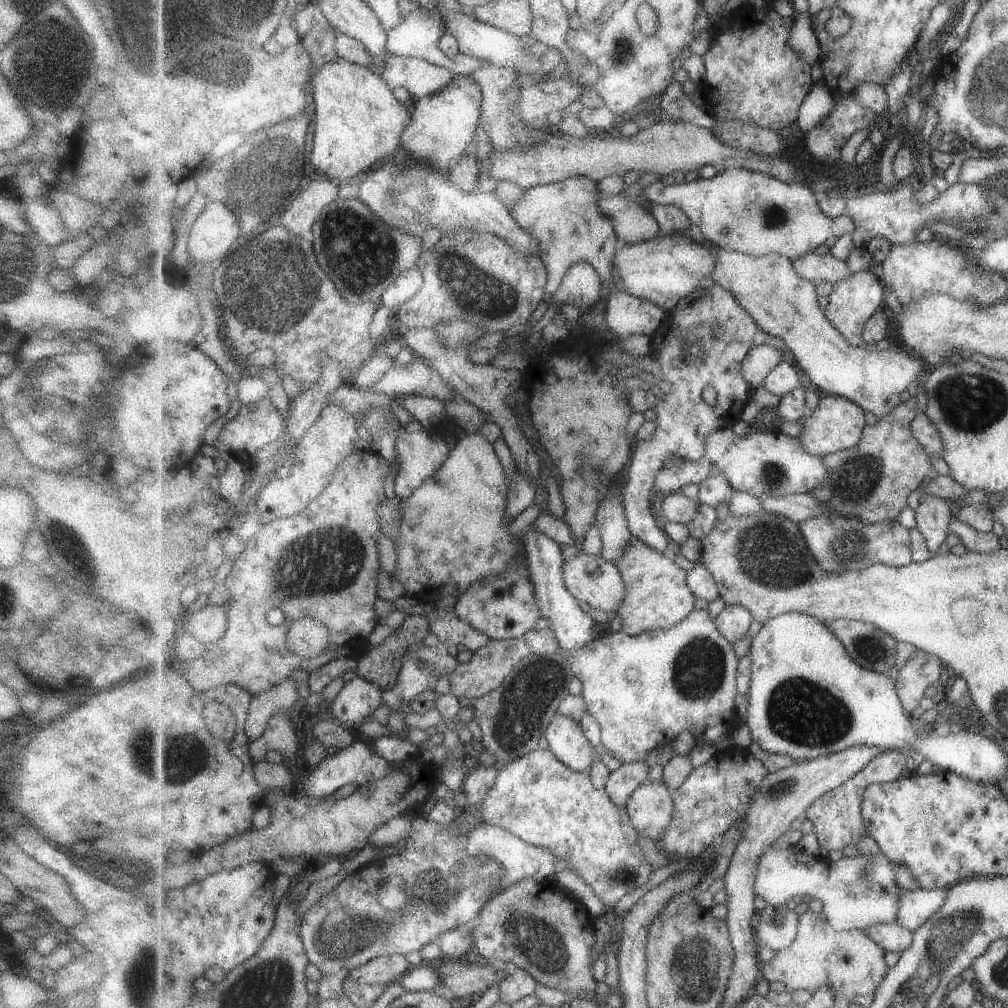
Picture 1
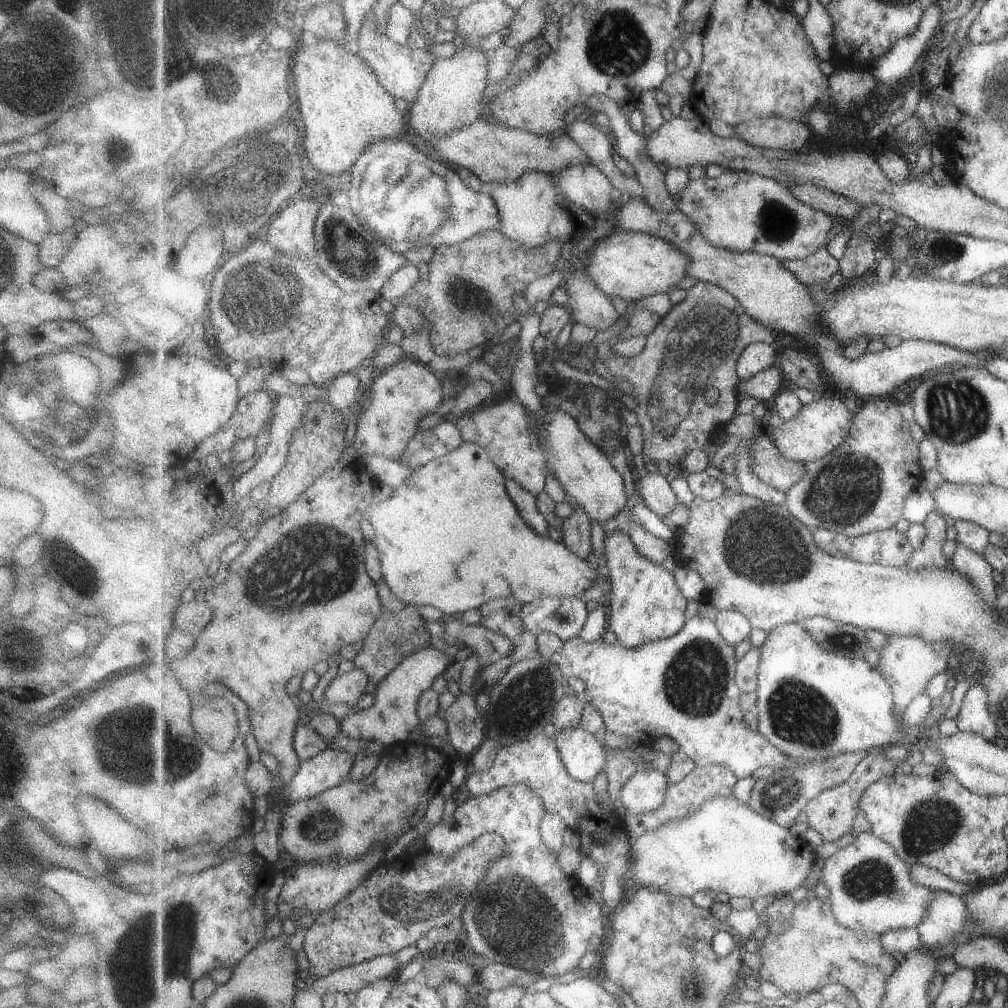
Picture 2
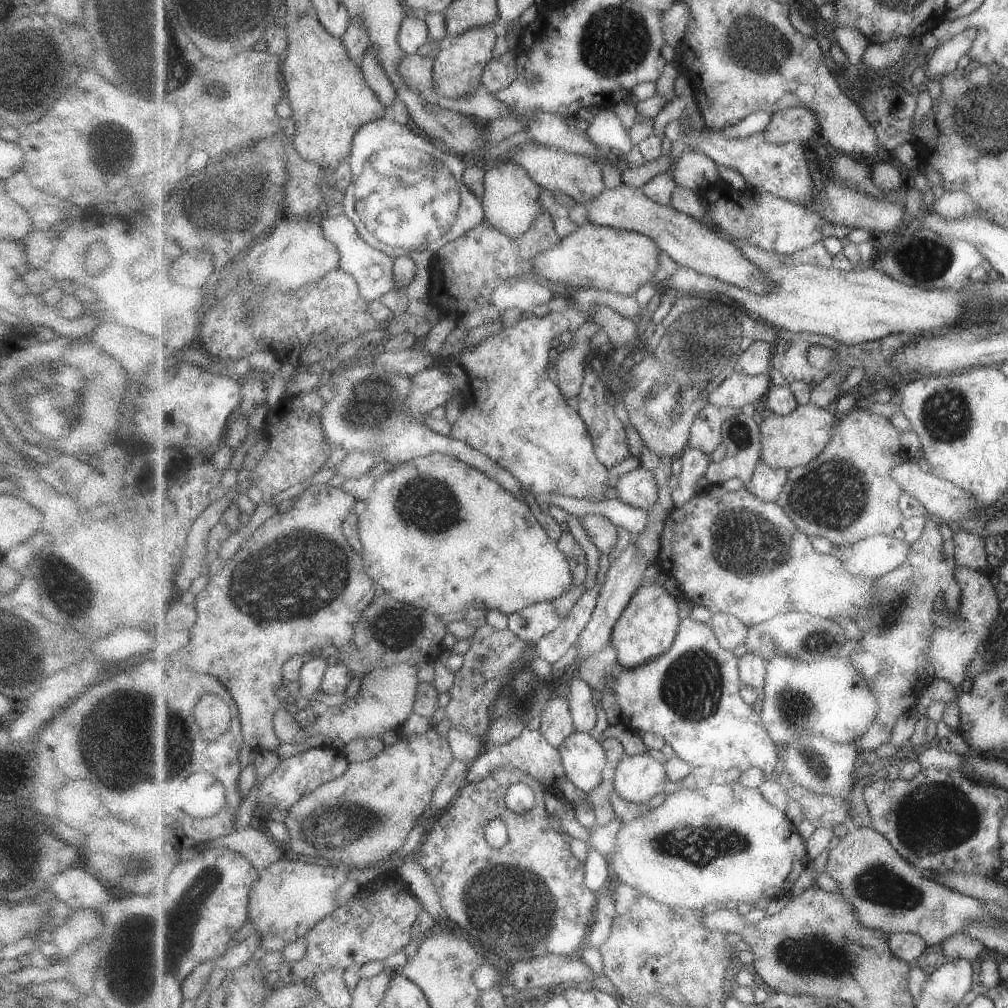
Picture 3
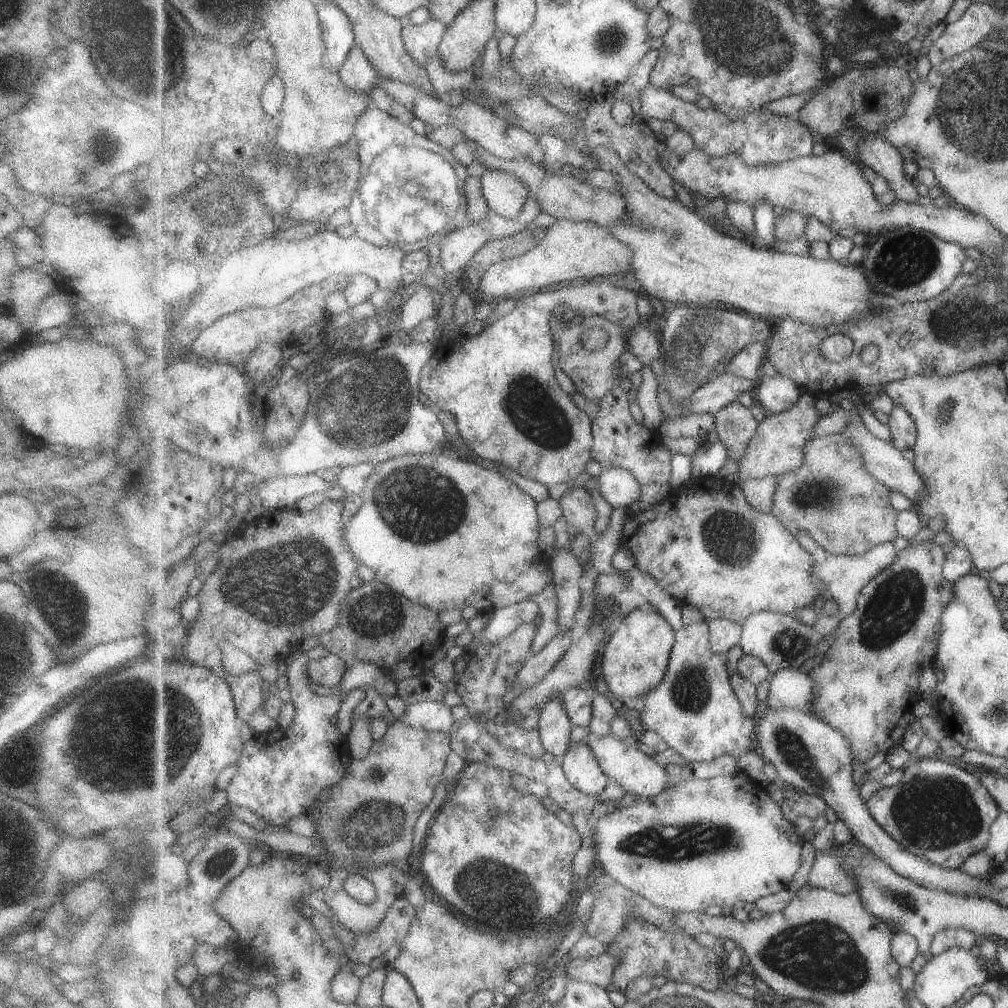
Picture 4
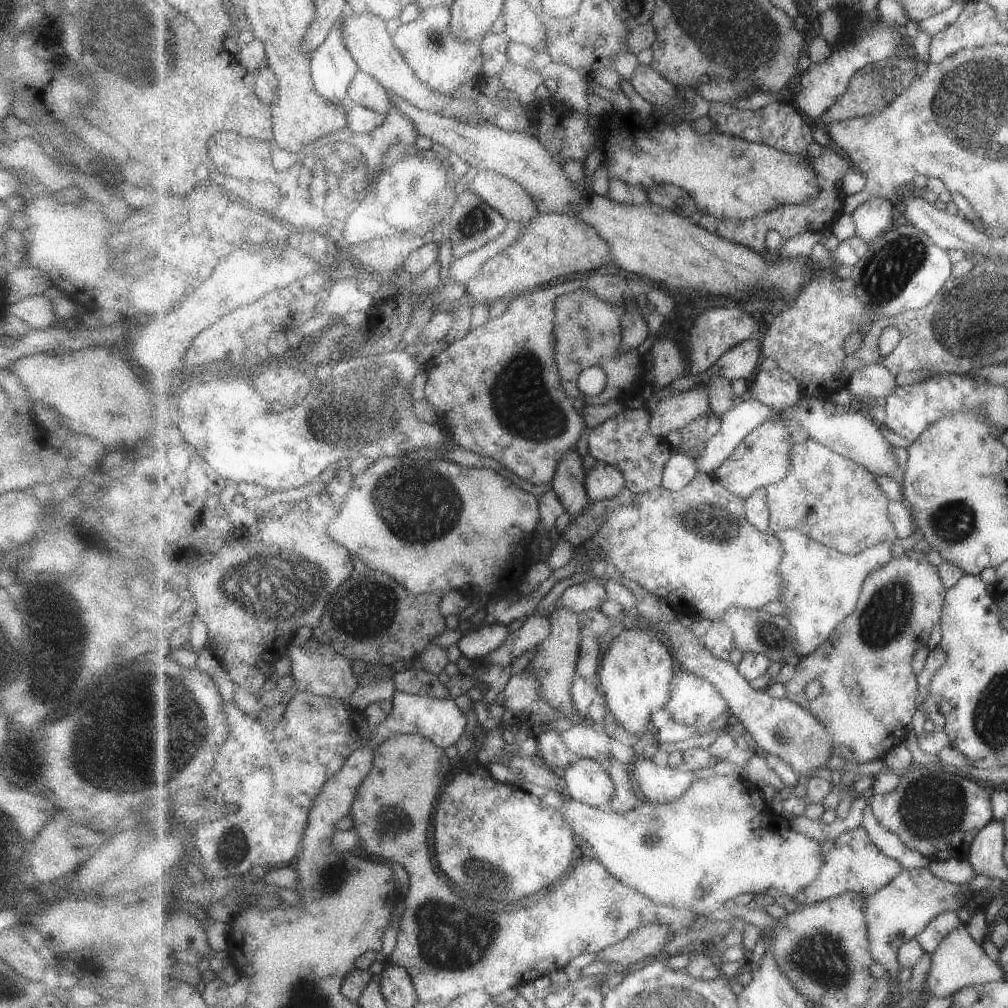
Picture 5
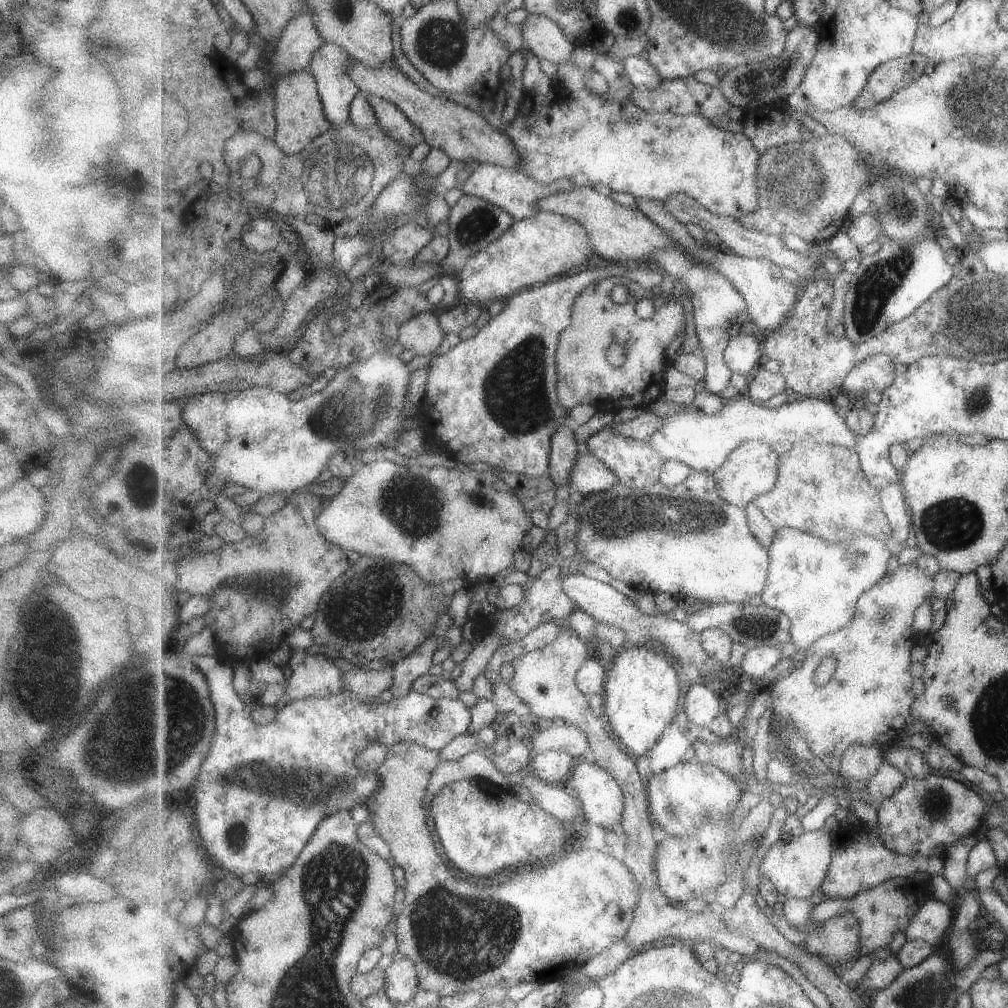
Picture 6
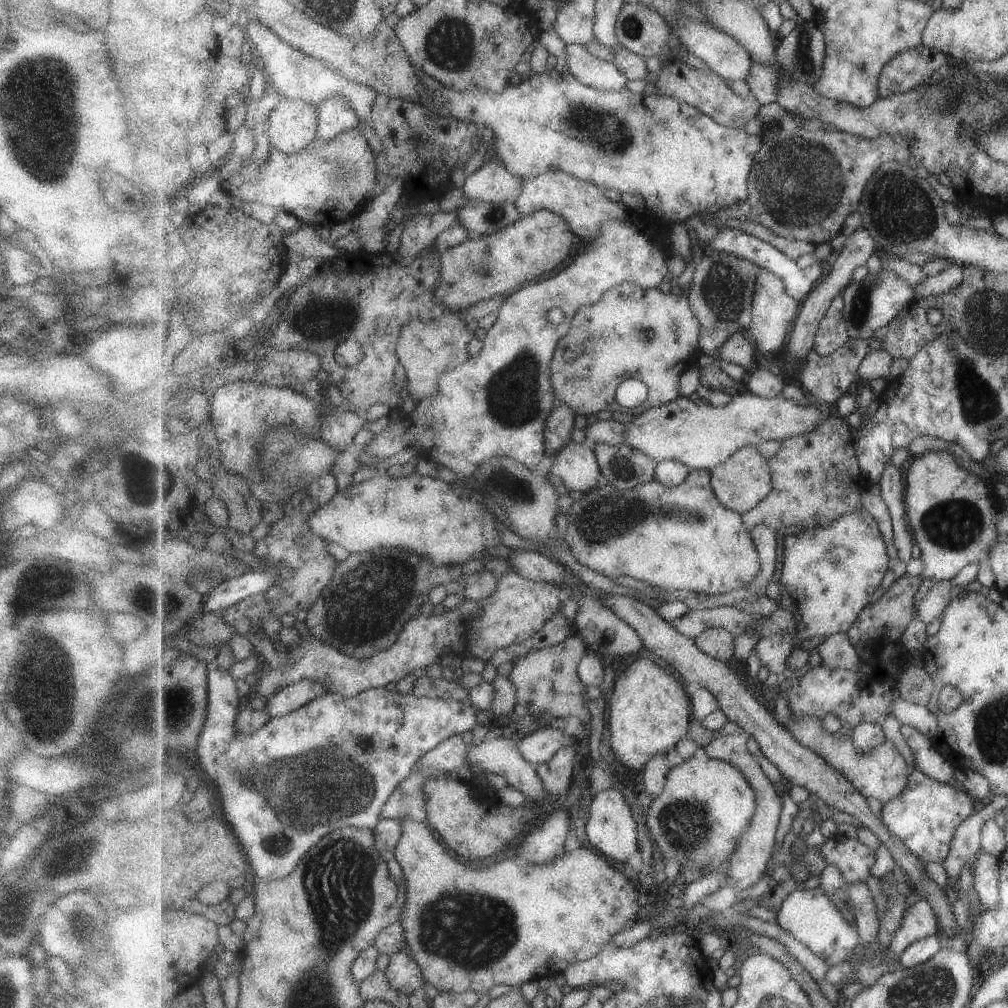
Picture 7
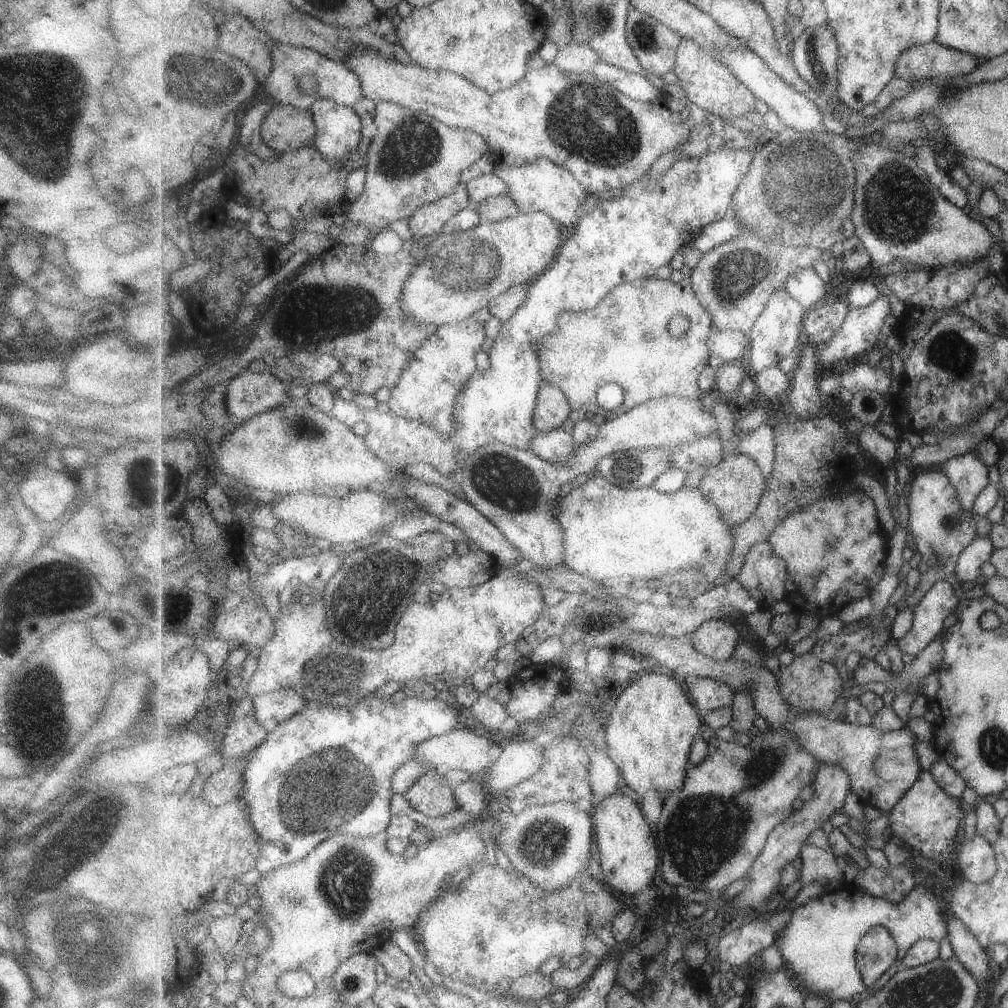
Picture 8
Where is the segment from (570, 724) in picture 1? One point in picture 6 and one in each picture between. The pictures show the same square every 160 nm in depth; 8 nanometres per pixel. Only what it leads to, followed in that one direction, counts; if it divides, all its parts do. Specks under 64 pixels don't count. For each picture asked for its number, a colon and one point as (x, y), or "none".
2: (584, 757)
3: (584, 758)
4: (581, 769)
5: (587, 780)
6: (602, 796)

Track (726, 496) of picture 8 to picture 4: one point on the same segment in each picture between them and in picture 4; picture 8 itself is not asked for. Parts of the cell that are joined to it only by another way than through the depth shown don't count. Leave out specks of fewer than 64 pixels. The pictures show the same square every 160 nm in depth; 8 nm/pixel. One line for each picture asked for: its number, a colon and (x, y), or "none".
4: (778, 447)
5: (764, 458)
6: (752, 469)
7: (745, 479)

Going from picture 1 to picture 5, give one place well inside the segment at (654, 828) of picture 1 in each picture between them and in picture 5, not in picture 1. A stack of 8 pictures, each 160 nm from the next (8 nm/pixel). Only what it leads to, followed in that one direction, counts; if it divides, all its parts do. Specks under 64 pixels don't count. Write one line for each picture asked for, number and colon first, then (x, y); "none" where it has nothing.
2: (646, 790)
3: (640, 777)
4: (637, 773)
5: (663, 784)

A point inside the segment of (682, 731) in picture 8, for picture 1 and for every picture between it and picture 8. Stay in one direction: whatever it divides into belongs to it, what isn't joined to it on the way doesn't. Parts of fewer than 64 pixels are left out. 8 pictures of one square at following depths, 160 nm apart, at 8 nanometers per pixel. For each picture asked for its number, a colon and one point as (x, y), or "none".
1: (658, 596)
2: (646, 604)
3: (649, 625)
4: (635, 661)
5: (636, 671)
6: (641, 696)
7: (648, 711)

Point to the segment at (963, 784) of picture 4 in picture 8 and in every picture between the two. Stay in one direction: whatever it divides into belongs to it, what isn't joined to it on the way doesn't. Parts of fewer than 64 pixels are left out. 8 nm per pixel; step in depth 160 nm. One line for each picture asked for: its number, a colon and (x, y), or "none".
5: (937, 812)
6: (926, 816)
7: (926, 816)
8: (926, 818)

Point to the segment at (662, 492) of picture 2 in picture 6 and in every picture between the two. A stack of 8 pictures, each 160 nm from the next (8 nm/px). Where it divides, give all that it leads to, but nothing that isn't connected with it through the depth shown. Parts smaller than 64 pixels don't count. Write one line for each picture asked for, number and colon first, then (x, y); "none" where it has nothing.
3: (638, 487)
4: (618, 487)
5: (602, 482)
6: (589, 476)

